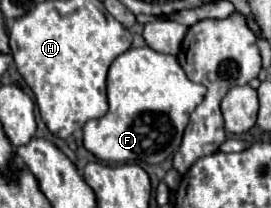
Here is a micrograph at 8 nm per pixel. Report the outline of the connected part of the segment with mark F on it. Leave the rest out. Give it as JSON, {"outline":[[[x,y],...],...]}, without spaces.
{"outline":[[[131,47],[109,67],[109,111],[99,119],[87,121],[83,145],[95,157],[109,163],[163,163],[177,151],[189,113],[201,103],[203,95],[205,87],[187,79],[177,57],[153,51],[151,47]]]}

